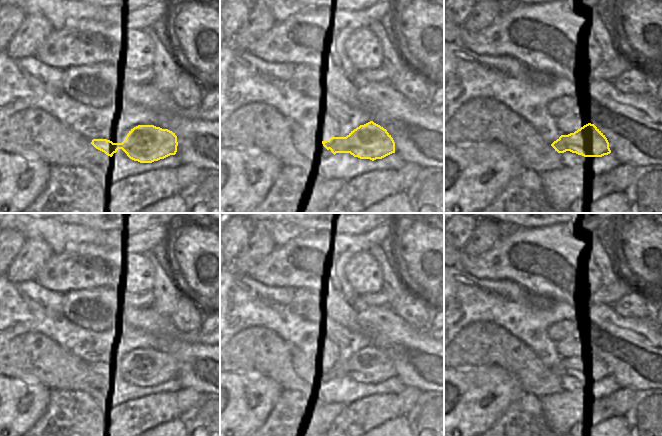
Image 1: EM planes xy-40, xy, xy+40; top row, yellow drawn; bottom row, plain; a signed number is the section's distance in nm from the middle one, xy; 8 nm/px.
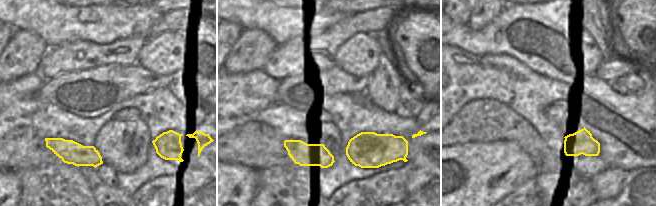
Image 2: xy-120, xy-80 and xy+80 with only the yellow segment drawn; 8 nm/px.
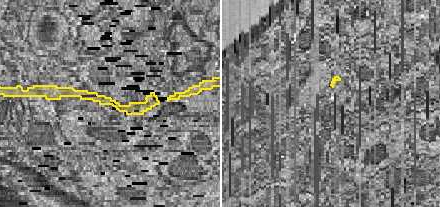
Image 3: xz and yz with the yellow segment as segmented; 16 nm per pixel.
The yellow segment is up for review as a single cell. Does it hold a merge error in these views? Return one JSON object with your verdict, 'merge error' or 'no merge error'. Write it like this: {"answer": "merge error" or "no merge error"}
{"answer": "no merge error"}

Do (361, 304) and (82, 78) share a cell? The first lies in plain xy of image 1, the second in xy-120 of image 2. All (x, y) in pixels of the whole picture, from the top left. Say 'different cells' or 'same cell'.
same cell

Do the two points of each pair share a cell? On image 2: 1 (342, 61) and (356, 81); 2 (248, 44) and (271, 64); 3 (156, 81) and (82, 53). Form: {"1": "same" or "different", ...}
{"1": "different", "2": "different", "3": "different"}

